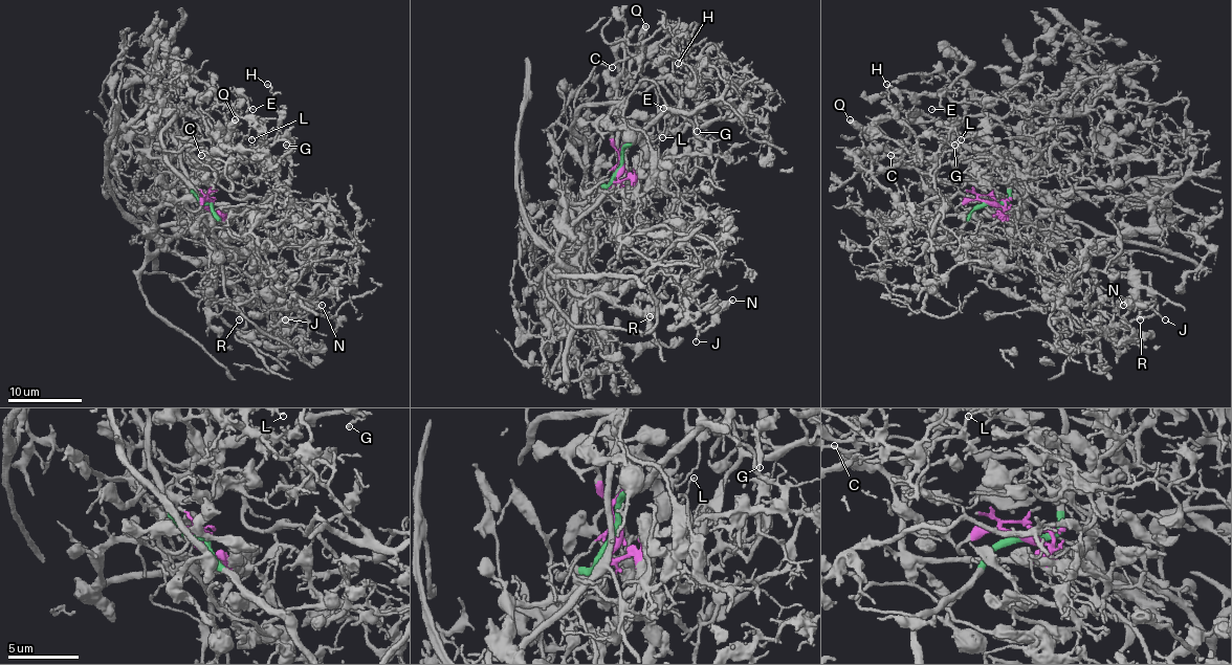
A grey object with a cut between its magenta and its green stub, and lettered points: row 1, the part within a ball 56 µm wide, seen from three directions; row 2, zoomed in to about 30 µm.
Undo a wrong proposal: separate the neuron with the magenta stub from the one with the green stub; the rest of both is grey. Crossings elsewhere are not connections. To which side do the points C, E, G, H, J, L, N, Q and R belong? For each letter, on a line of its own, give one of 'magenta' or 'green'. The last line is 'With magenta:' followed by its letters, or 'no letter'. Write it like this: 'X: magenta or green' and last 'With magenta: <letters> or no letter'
C: magenta
E: green
G: green
H: green
J: magenta
L: green
N: magenta
Q: magenta
R: magenta
With magenta: C, J, N, Q, R

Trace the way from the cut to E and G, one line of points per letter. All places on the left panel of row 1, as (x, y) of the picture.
E: (211, 203), (289, 289), (326, 235), (326, 214), (304, 208), (264, 163), (254, 110)
G: (211, 203), (289, 289), (326, 235), (326, 214), (304, 208), (264, 163), (268, 149), (285, 136), (285, 146)

